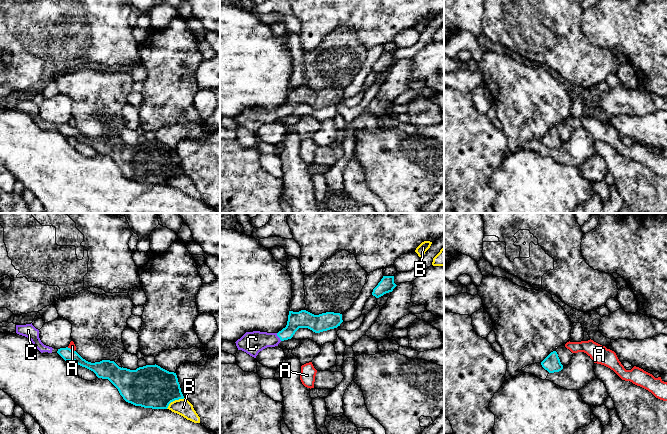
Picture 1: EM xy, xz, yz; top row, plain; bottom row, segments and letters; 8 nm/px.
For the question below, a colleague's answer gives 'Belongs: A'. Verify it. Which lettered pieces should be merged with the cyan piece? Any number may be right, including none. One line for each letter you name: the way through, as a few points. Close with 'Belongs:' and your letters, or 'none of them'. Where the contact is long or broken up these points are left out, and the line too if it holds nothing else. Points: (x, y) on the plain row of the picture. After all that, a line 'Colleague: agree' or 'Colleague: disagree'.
C: runs through xz (303, 95), (278, 112), (252, 119)
Belongs: C
Colleague: disagree

